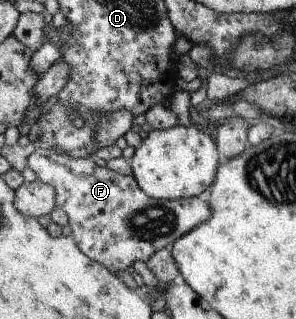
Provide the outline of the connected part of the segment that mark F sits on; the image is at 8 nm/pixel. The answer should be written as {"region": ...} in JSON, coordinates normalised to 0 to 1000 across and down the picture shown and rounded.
{"region":[[[118,467],[91,495],[91,520],[122,542],[128,564],[189,592],[189,646],[226,671],[247,746],[274,787],[399,865],[453,821],[493,821],[527,787],[578,777],[595,752],[713,674],[693,611],[595,627],[520,624],[476,592],[446,545],[409,549],[365,524],[328,520],[311,489],[253,498],[172,470]]]}

